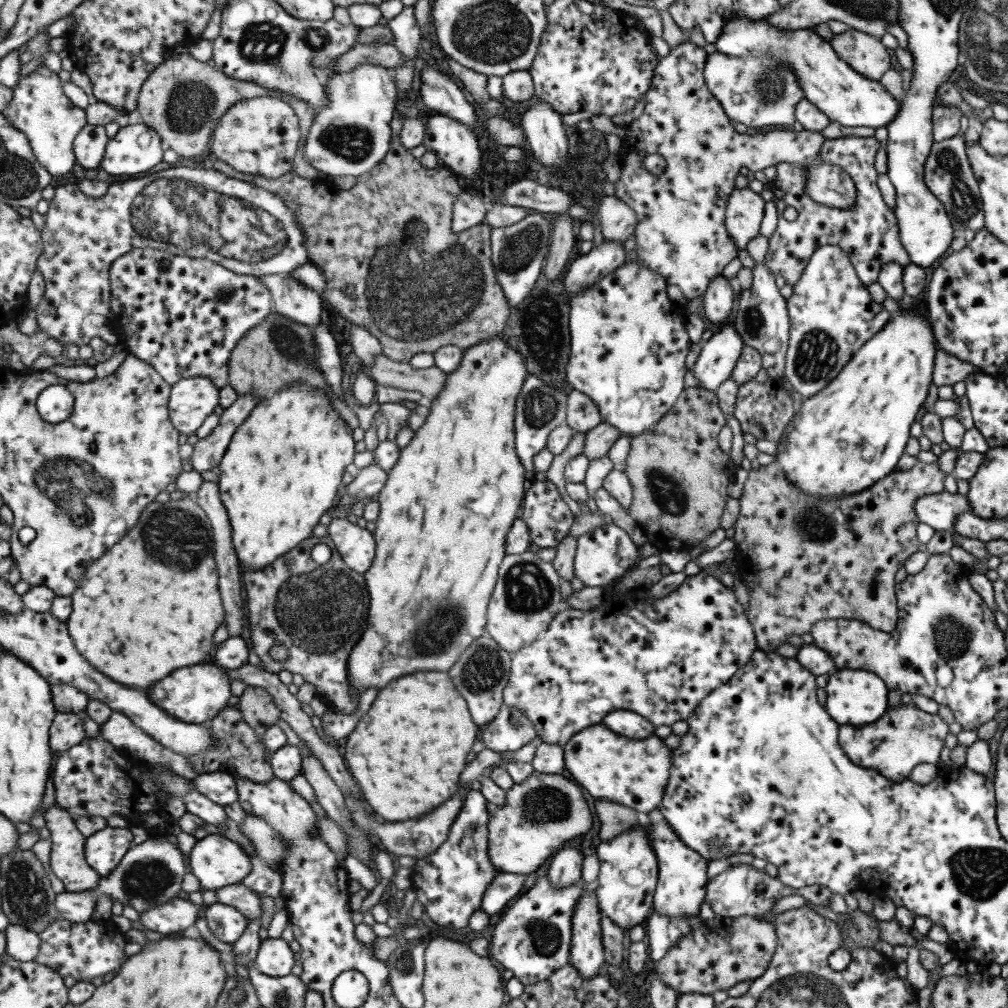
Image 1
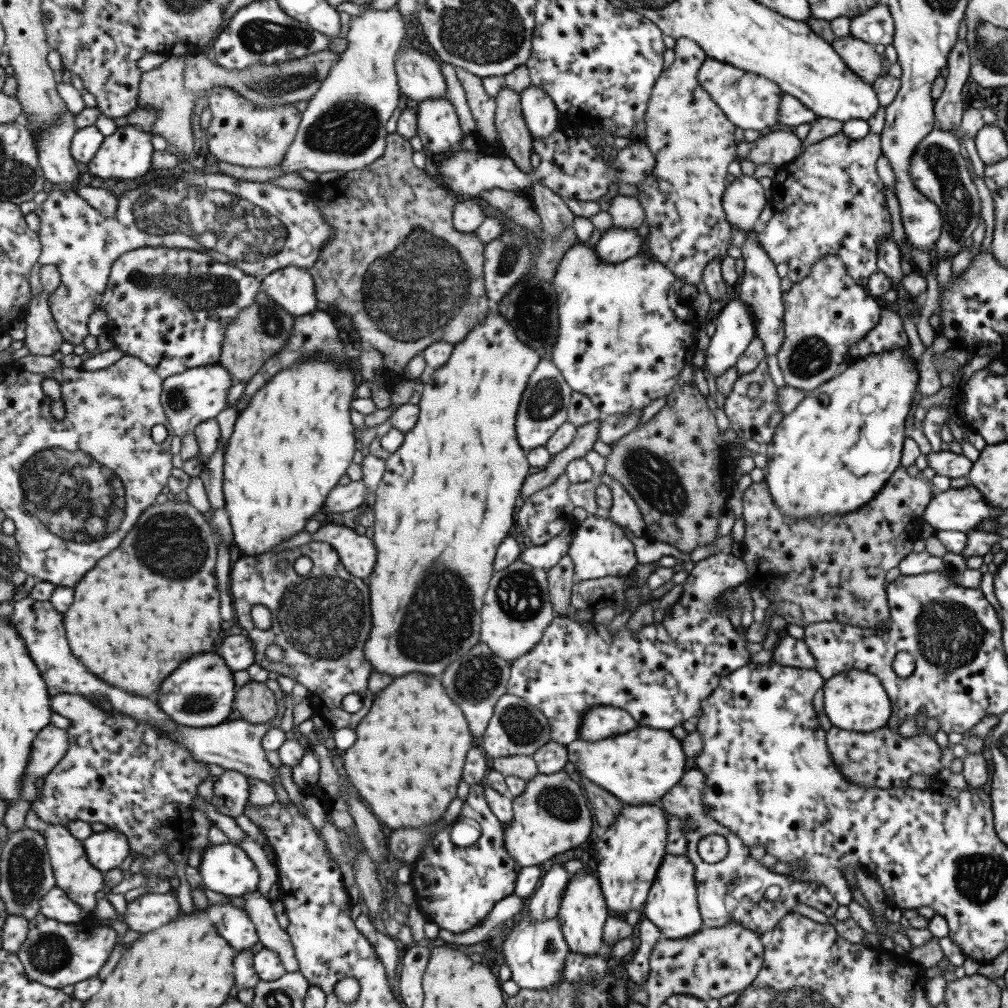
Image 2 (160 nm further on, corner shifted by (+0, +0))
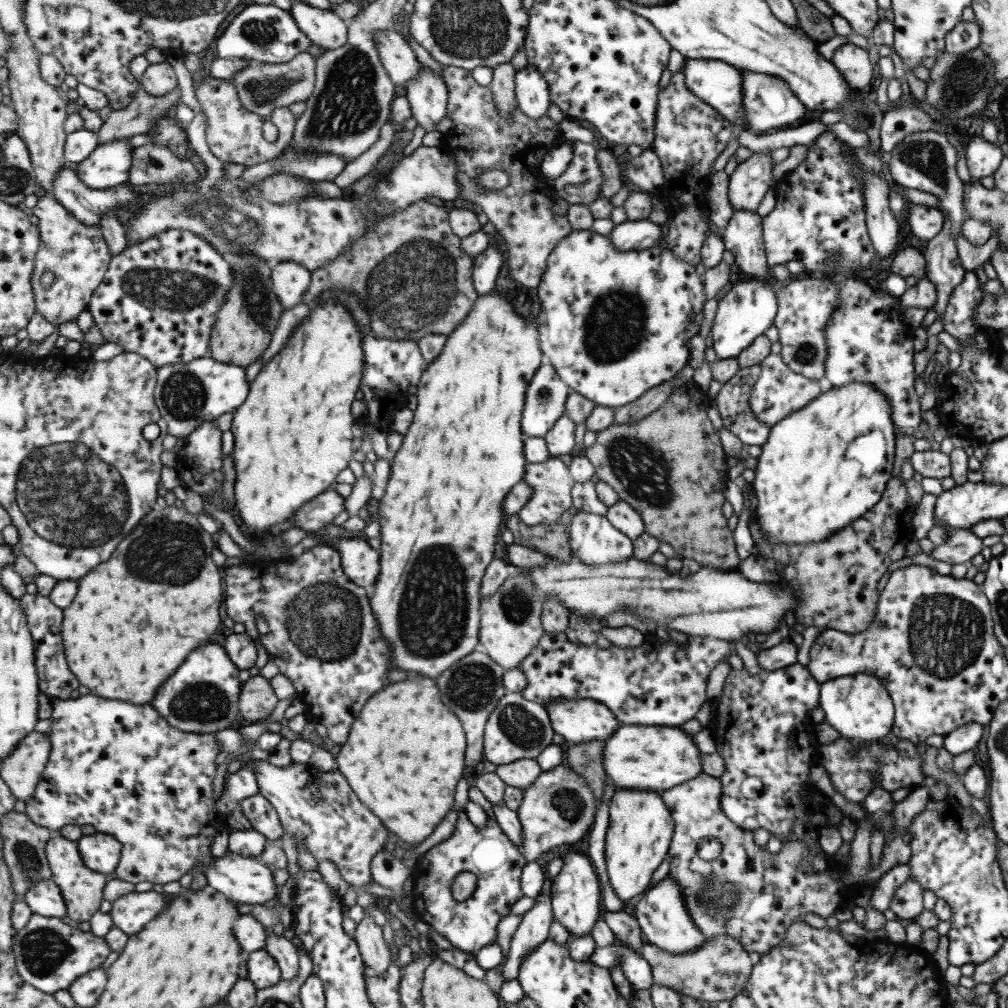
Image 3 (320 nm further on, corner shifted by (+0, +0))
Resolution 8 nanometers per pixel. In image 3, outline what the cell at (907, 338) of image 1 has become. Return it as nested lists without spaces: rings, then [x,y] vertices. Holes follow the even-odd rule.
[[[848,382],[839,388],[825,386],[822,393],[803,408],[782,418],[770,427],[766,442],[756,458],[753,482],[754,521],[768,542],[782,544],[812,544],[825,540],[855,522],[872,509],[892,478],[895,434],[890,419],[888,400],[872,384]],[[857,438],[865,438],[865,458],[857,462],[847,454],[847,448]]]

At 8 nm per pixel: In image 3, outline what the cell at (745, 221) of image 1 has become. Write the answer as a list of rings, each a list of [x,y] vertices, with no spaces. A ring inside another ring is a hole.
[[[752,152],[728,176],[727,199],[733,210],[755,212],[763,194],[771,188],[774,163],[769,154]]]

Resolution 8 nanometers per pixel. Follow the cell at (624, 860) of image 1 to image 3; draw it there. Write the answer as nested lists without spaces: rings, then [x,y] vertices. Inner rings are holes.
[[[617,787],[608,801],[608,828],[604,836],[605,870],[613,892],[626,905],[645,890],[652,872],[666,858],[673,834],[672,814],[667,809],[660,793],[652,790],[623,790]]]

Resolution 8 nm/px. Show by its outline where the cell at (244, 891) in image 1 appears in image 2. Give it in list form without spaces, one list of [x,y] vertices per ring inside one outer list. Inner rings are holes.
[[[257,890],[241,897],[245,900],[243,909],[249,913],[256,924],[263,948],[270,948],[279,954],[289,973],[299,971],[300,963],[296,958],[295,945],[286,929],[279,926],[271,901]]]

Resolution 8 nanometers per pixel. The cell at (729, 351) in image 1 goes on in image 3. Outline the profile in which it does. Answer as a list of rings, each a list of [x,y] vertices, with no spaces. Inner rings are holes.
[[[736,276],[727,292],[717,303],[716,315],[710,328],[711,348],[717,359],[739,355],[755,338],[761,337],[774,321],[777,310],[775,283],[772,286]]]

